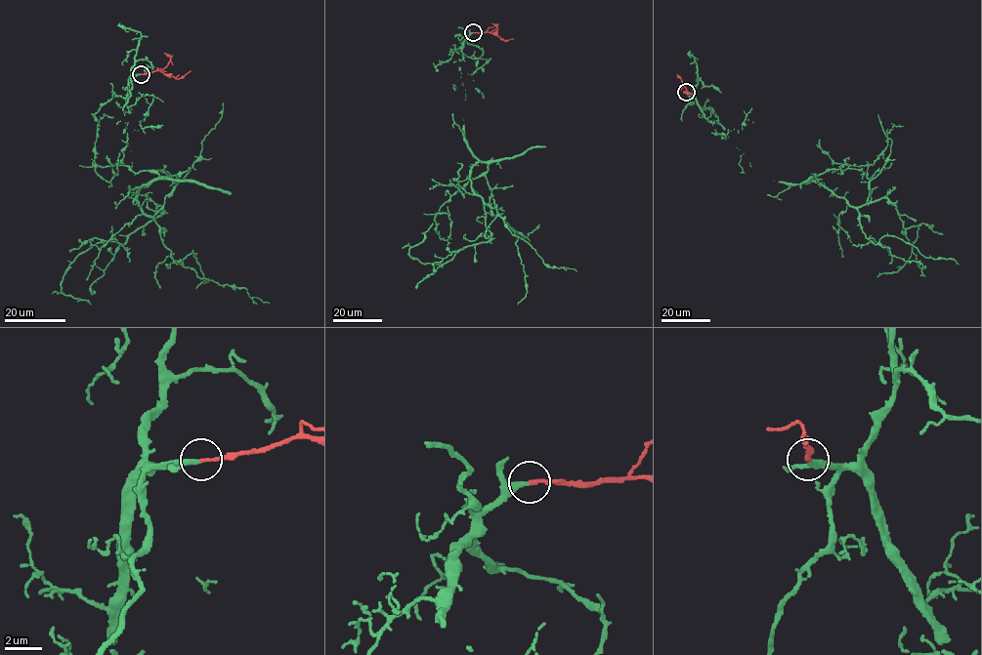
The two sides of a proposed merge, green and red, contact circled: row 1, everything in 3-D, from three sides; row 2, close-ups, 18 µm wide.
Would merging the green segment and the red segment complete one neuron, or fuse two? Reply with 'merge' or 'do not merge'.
merge

